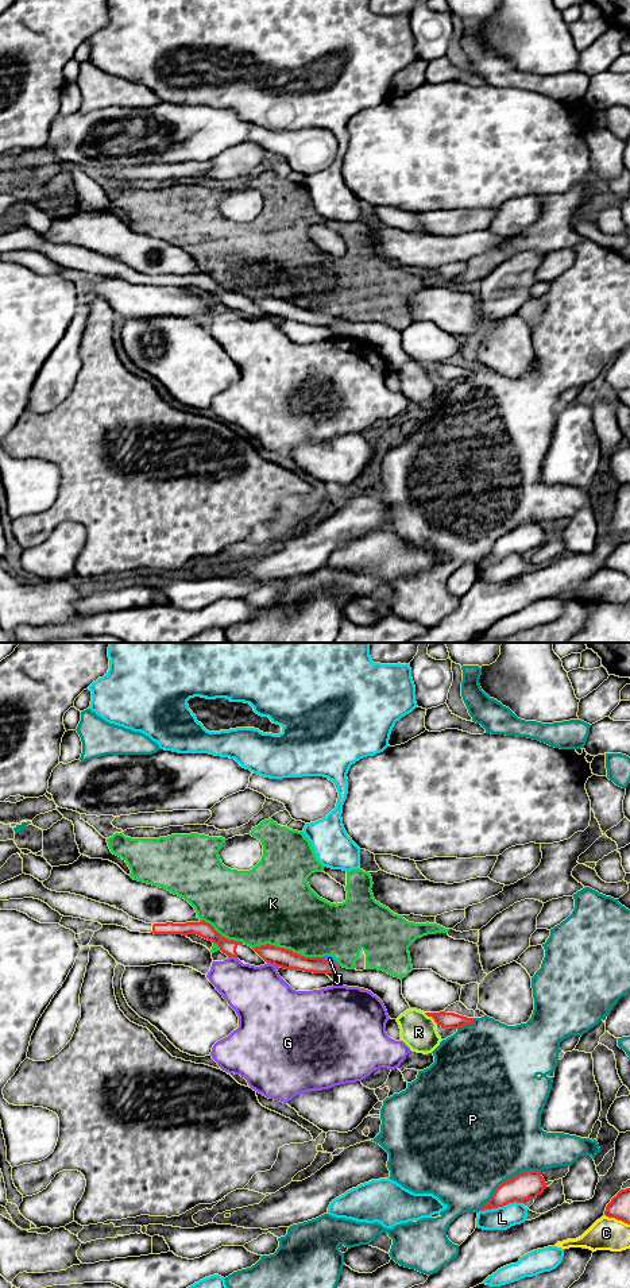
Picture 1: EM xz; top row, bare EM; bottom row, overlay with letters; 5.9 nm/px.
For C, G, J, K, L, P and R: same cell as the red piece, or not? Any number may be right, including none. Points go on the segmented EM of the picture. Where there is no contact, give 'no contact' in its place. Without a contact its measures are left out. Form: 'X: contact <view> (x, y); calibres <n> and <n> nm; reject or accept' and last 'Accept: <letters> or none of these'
C: contact xz (617, 1218); calibres 130 and 190 nm; reject
G: contact xz (273, 963); calibres 120 and 360 nm; reject
J: contact xz (331, 963); calibres 110 and 40 nm; reject
K: contact xz (288, 949); calibres 120 and 440 nm; reject
L: contact xz (501, 1206); calibres 170 and 140 nm; reject
P: contact xz (507, 1180); calibres 170 and 480 nm; reject
R: contact xz (432, 1017); calibres 100 and 220 nm; reject
Accept: none of these

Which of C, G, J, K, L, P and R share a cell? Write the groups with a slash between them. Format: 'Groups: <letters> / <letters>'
Groups: C / G / J K / L / P / R

